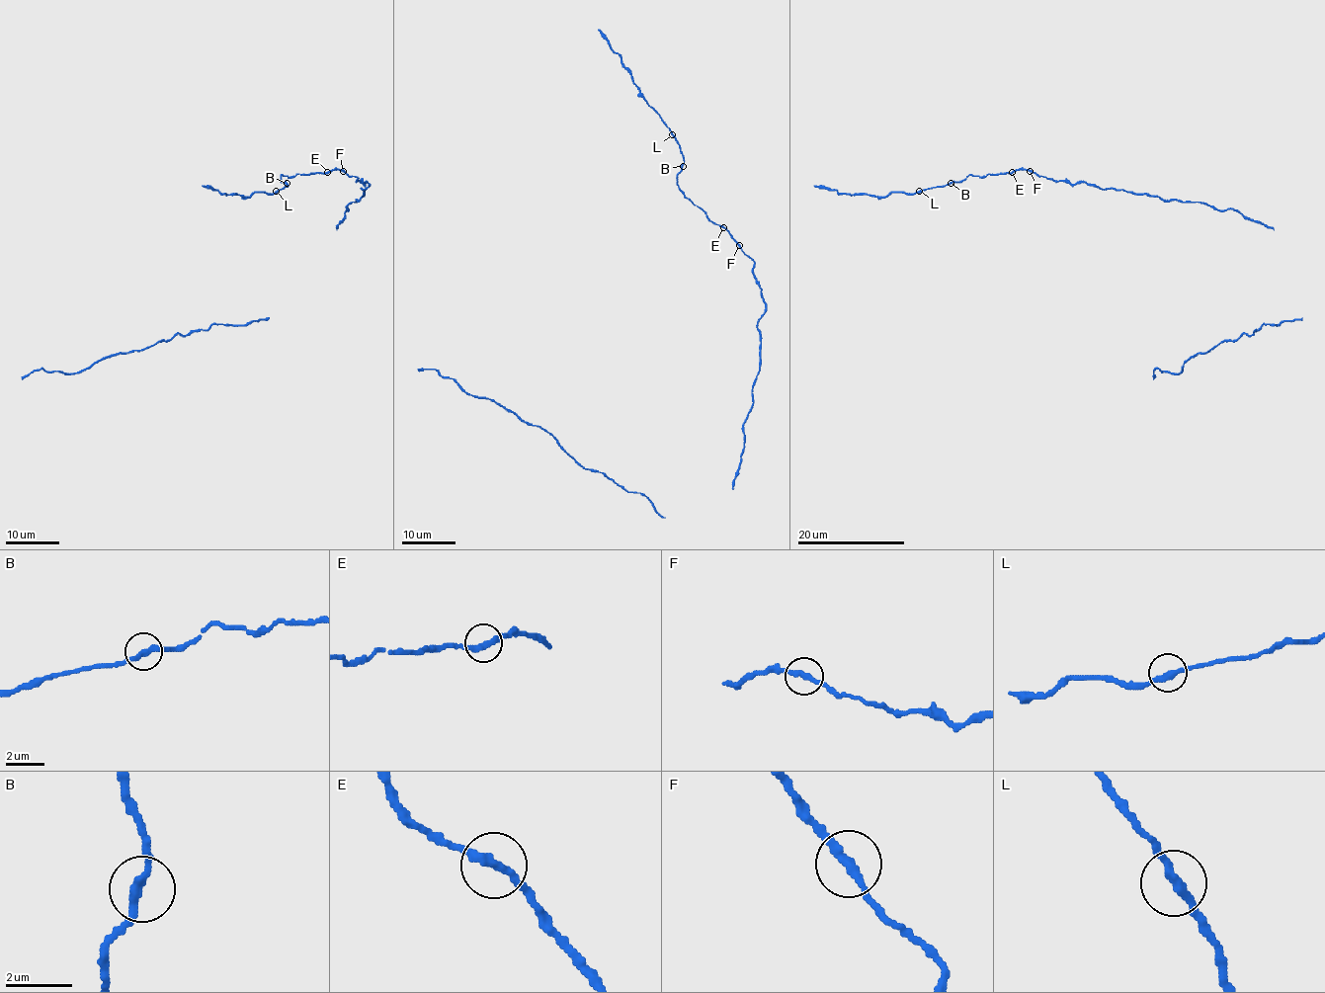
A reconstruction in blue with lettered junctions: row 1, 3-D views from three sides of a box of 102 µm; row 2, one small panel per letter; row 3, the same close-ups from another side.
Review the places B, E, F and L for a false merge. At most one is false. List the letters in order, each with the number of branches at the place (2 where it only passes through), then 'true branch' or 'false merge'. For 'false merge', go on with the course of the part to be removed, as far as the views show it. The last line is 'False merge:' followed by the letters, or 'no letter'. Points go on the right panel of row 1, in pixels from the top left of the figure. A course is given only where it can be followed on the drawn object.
B: 2 branches meet; true branch
E: 2 branches meet; true branch
F: 2 branches meet; true branch
L: 2 branches meet; true branch
False merge: no letter

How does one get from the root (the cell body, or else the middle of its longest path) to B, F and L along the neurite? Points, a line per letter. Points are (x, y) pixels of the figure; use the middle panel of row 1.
B: (743, 429), (759, 371), (757, 322), (766, 302), (754, 262), (683, 194), (678, 185), (683, 166)
F: (743, 429), (753, 404), (753, 382), (759, 371), (757, 322), (766, 302), (753, 272), (754, 262), (739, 245)
L: (743, 429), (759, 371), (757, 322), (766, 302), (754, 262), (679, 187), (684, 157), (672, 134)

